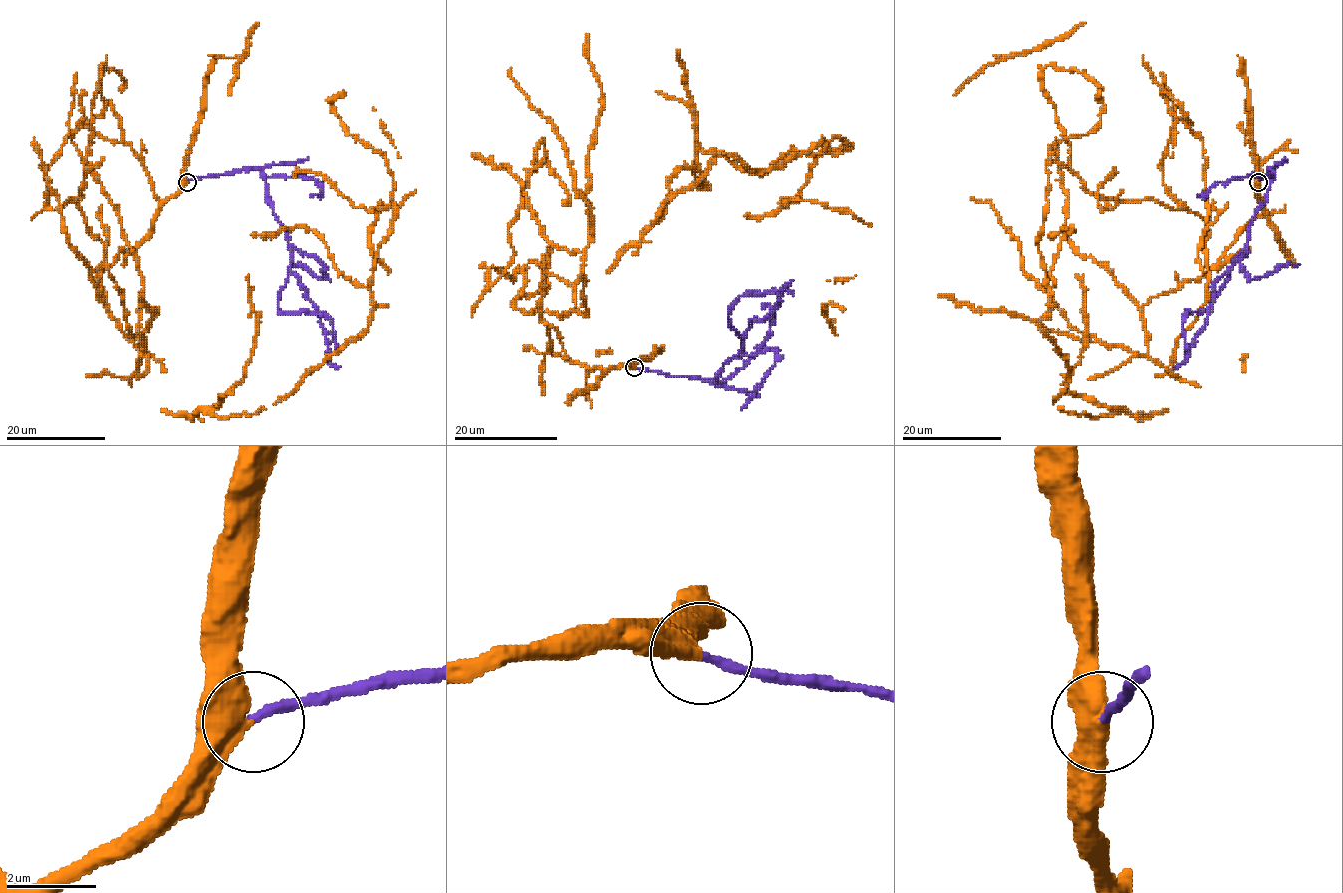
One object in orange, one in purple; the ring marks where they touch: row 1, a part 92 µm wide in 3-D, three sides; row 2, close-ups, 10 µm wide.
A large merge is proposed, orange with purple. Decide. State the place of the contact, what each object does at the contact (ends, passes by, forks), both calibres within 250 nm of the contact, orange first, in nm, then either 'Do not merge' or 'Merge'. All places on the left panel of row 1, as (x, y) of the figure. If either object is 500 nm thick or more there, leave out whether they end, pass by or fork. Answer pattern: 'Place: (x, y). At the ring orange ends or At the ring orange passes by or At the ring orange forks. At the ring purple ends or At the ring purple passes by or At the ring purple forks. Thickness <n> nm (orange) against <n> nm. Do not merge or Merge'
Place: (187, 182). Thickness 600 nm (orange) against 200 nm. Merge

